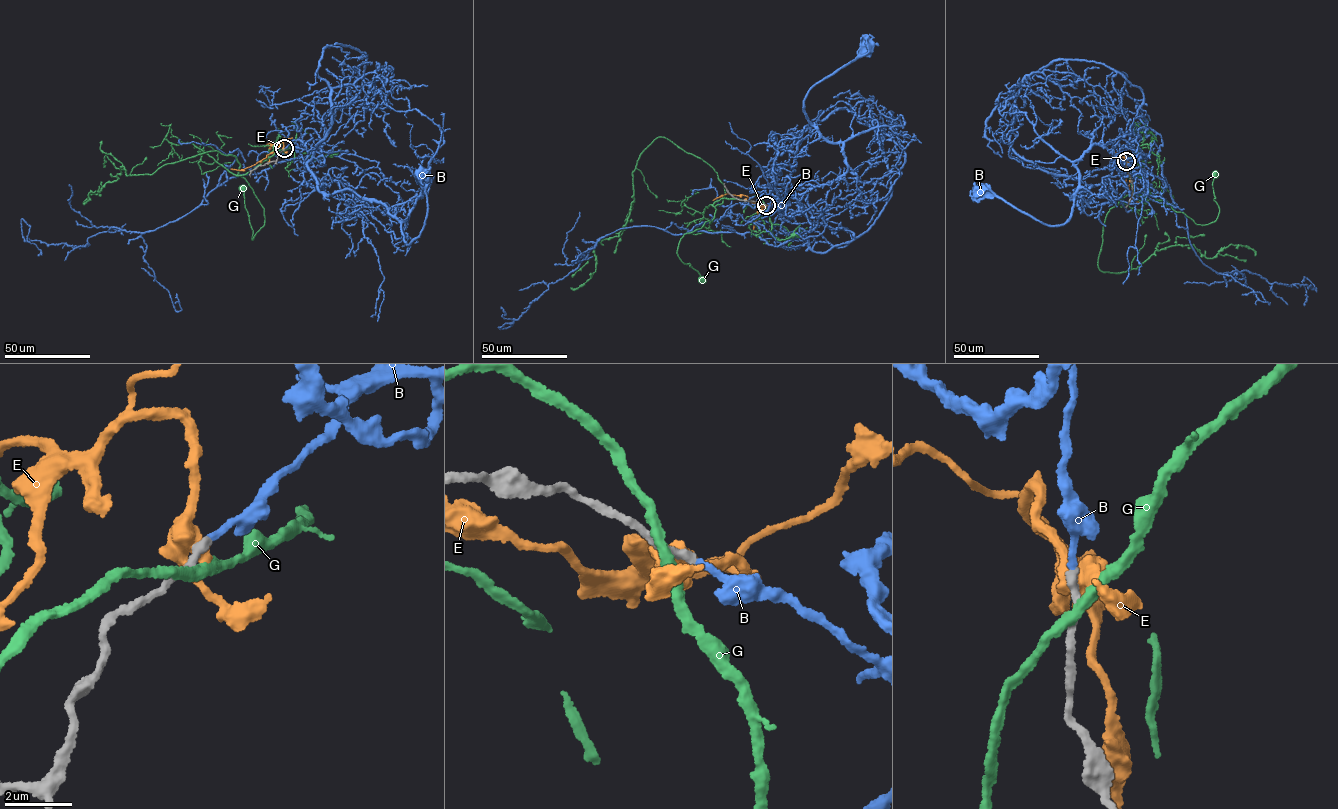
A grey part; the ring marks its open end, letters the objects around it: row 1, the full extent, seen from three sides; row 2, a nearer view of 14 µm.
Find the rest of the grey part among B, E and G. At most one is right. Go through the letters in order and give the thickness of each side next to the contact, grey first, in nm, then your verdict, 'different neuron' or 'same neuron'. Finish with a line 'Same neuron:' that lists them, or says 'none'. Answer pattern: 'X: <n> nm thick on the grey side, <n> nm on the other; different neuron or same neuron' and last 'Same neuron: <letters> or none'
B: 280 nm thick on the grey side, 190 nm on the other; same neuron
E: 300 nm thick on the grey side, 480 nm on the other; different neuron
G: 320 nm thick on the grey side, 320 nm on the other; different neuron
Same neuron: B

